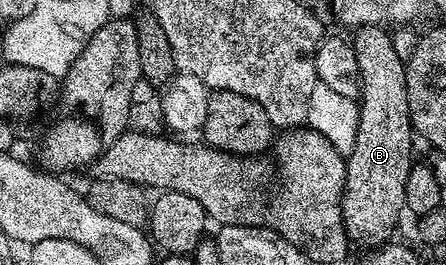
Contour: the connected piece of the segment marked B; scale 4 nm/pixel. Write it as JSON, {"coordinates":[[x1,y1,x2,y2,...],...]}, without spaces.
{"coordinates":[[382,25,361,26,354,31,353,45,356,52,358,81,360,84,357,105,359,107,359,119,357,120,357,132,353,140,351,153,346,155,347,175,345,176,345,188,343,189,343,222,347,226,347,236,352,243,366,248,378,248,392,237,395,225,399,217,405,214,406,180,413,165,411,158,411,138,413,139,413,127,411,113,409,112,409,96,405,84,405,61,397,54,394,48,394,40,390,33,385,32]]}

